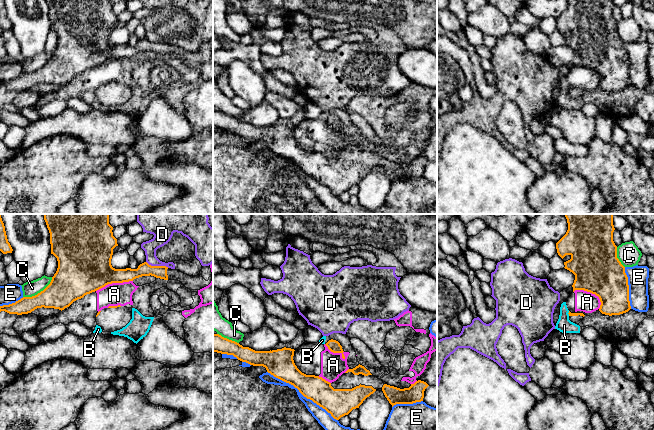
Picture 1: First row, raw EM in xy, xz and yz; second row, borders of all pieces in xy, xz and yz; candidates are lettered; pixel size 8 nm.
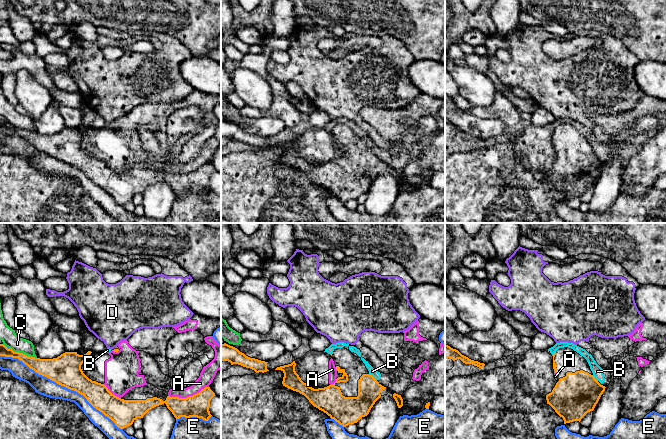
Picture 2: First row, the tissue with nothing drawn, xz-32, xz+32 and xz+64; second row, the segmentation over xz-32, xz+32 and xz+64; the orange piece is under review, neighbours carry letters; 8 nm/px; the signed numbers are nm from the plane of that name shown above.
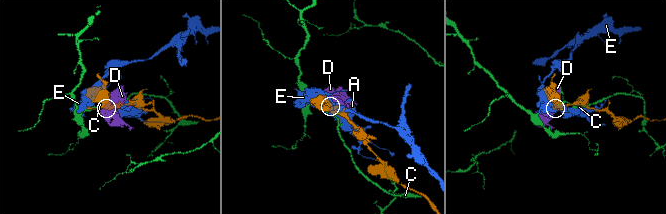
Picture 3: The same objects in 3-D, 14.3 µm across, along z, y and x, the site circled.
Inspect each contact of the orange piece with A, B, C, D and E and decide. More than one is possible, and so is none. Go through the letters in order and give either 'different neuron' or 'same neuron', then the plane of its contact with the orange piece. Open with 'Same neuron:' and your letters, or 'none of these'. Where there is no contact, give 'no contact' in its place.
Same neuron: none of these
A: different neuron | xy
B: different neuron | yz
C: different neuron | xy
D: different neuron | xy
E: different neuron | xz

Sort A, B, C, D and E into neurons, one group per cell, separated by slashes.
A B / C / D / E

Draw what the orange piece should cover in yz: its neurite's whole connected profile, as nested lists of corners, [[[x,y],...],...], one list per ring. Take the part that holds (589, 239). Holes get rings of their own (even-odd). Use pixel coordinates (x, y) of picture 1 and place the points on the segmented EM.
[[[564,214],[568,230],[556,243],[558,255],[563,259],[570,255],[571,259],[564,262],[565,269],[575,275],[572,285],[575,290],[584,290],[599,297],[599,311],[605,315],[620,315],[631,309],[629,301],[628,277],[625,267],[617,258],[617,246],[613,241],[613,214]]]

